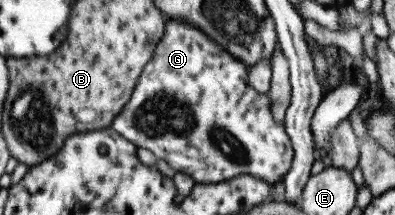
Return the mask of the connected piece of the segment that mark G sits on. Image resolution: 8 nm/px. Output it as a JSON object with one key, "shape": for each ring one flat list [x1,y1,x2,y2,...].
{"shape":[[165,17,163,36,153,50,153,57,143,67,133,93,110,127,136,148,151,151,171,169,191,176,194,183,219,183,237,174,249,174,269,184,282,181,291,166,294,151,284,127,272,118,268,93,258,93,249,85,248,69,209,40,199,28]]}

